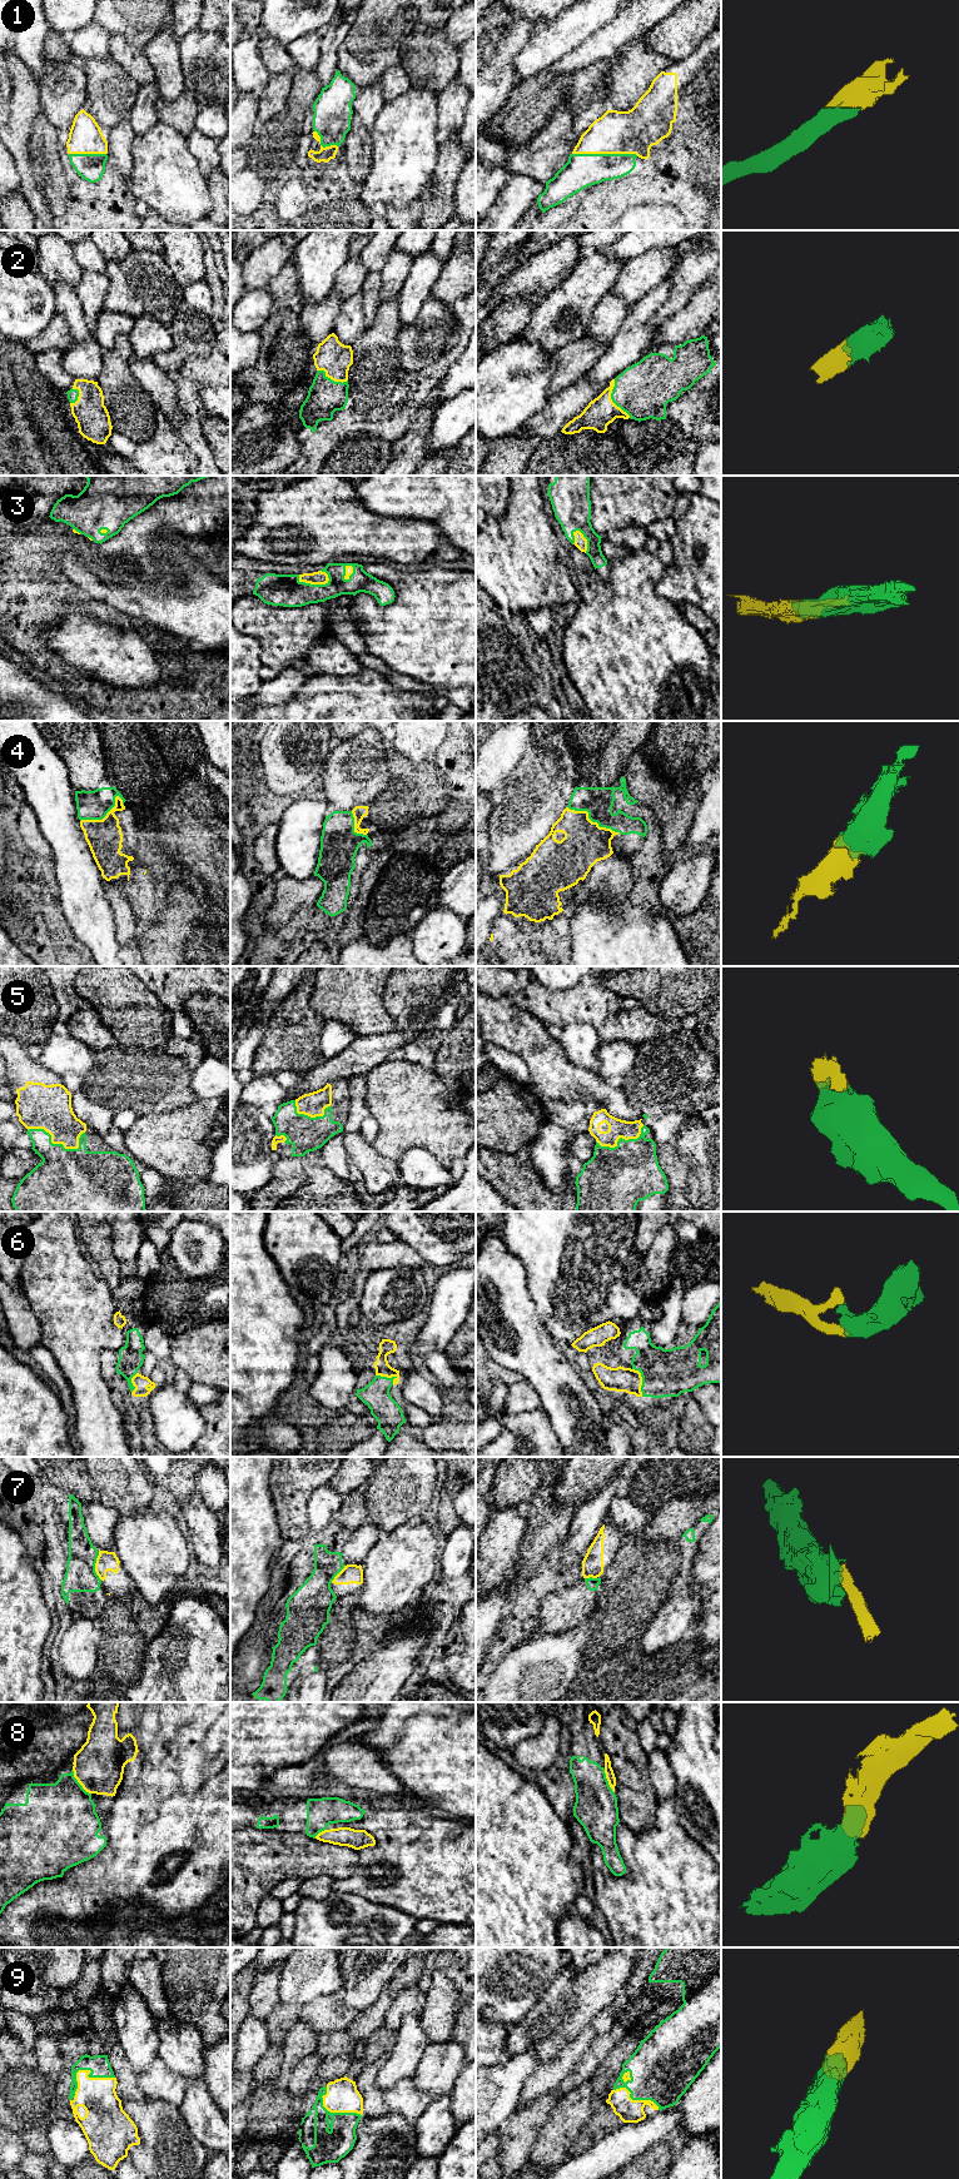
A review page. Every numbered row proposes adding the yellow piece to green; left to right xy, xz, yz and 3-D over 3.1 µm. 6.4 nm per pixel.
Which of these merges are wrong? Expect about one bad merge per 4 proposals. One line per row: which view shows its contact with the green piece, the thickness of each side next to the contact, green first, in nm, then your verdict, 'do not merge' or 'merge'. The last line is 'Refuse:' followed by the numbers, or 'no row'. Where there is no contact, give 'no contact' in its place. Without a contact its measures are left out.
1: yz | 220/280 nm | merge
2: yz | 360/190 nm | merge
3: xz | 200/90 nm | merge
4: yz | 190/280 nm | merge
5: xy | 440/280 nm | merge
6: yz | 300/160 nm | merge
7: xy | 200/130 nm | do not merge
8: xy | 440/320 nm | merge
9: xy | 140/240 nm | merge
Refuse: 7

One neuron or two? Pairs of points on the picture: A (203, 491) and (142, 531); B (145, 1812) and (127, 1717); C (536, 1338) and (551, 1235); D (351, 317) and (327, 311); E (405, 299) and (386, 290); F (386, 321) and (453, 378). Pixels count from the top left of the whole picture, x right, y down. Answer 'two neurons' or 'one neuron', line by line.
A: one neuron
B: two neurons
C: two neurons
D: two neurons
E: two neurons
F: two neurons

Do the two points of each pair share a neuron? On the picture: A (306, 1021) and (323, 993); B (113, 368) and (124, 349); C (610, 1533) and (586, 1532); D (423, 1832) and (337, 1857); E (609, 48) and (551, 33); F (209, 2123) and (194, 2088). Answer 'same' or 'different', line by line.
A: different
B: same
C: different
D: different
E: different
F: same

